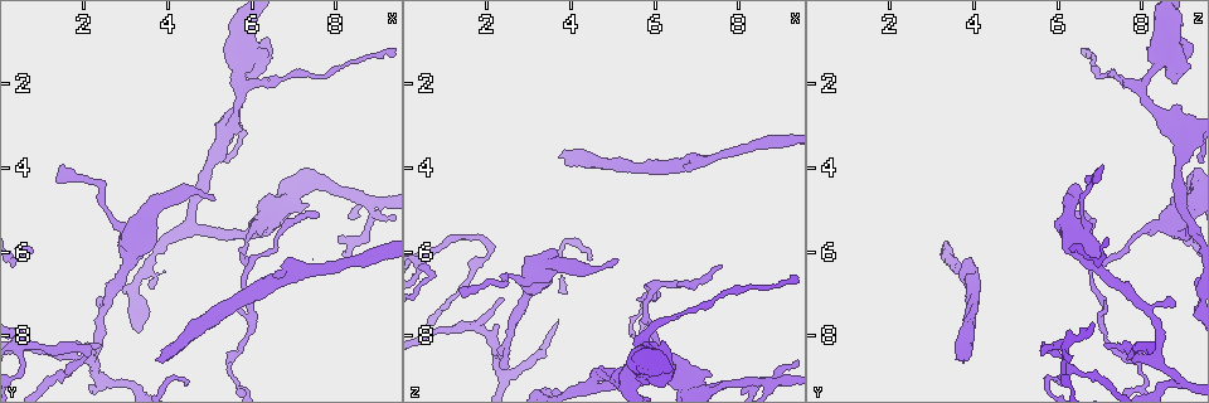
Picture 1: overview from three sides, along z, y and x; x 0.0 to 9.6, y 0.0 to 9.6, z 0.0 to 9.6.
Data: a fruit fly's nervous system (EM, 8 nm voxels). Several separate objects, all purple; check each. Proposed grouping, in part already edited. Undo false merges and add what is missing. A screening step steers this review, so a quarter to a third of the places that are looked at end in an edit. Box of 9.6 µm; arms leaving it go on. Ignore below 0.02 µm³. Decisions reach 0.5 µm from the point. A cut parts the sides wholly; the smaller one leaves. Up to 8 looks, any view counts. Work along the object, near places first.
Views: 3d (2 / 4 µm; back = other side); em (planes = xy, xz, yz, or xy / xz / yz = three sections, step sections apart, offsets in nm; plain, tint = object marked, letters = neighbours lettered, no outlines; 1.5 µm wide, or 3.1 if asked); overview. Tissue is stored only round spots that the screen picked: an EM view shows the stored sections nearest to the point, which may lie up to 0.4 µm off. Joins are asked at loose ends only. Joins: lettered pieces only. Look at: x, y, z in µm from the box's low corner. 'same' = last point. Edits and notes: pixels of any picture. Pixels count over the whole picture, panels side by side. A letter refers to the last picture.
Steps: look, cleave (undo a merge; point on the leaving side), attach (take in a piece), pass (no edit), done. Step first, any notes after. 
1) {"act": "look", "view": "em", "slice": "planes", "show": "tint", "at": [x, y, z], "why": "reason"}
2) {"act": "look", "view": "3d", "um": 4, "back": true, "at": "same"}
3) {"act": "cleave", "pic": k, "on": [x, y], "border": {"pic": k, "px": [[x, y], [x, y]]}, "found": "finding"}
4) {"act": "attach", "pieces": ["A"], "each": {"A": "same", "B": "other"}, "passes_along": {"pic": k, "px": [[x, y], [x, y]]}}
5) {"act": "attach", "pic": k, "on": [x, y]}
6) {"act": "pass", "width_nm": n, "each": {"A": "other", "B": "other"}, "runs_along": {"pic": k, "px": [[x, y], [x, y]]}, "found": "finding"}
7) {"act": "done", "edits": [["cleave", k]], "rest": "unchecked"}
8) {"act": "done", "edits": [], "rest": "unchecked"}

{"act": "look", "view": "3d", "um": 2, "at": [5.65, 1.85, 8.05], "why": "small branch off a trunk"}

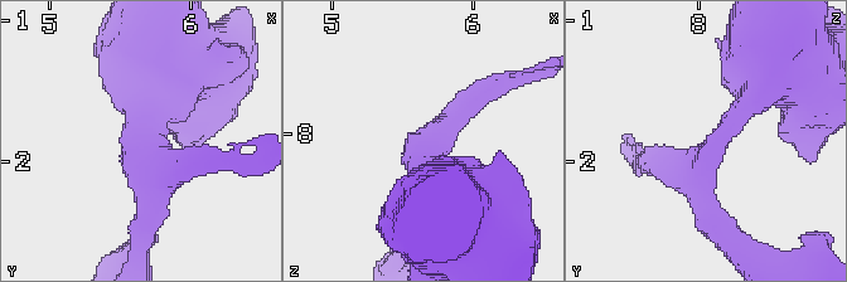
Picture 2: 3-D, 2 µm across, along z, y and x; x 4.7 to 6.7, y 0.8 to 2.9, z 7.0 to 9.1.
{"act": "look", "view": "em", "slice": "xz", "step": 8, "show": "tint", "at": [5.64, 1.90, 8.08], "arms": 3, "why": "need the tissue"}

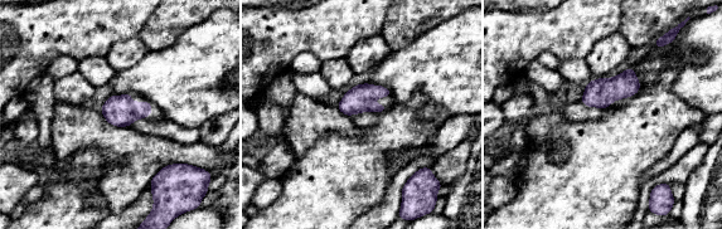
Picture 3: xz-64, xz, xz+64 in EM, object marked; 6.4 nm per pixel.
{"act": "look", "view": "em", "slice": "planes", "show": "letters", "at": "same"}

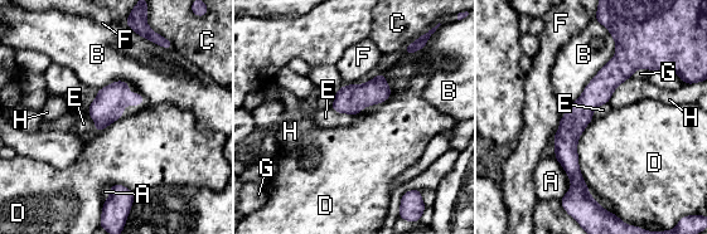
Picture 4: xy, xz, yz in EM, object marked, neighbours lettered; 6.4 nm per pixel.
{"act": "pass", "width_nm": 160, "each": {"A": "other", "B": "other", "C": "other", "D": "other", "E": "other", "F": "other", "G": "other", "H": "other"}, "border": {"pic": 4, "px": [[592, 118], [577, 142], [589, 190]]}, "found": "all the same cell"}

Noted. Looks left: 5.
{"act": "look", "view": "3d", "um": 2, "back": true, "at": [3.75, 8.60, 3.80]}

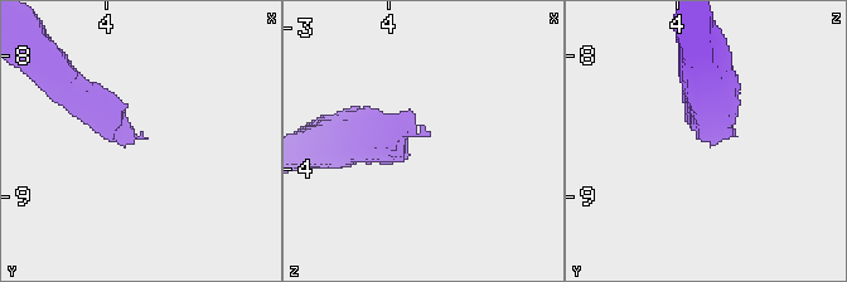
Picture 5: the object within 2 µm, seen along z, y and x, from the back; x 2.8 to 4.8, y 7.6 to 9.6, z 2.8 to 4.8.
{"act": "look", "view": "em", "slice": "planes", "show": "letters", "at": [3.72, 8.58, 3.78], "why": "shape alone is not enough"}

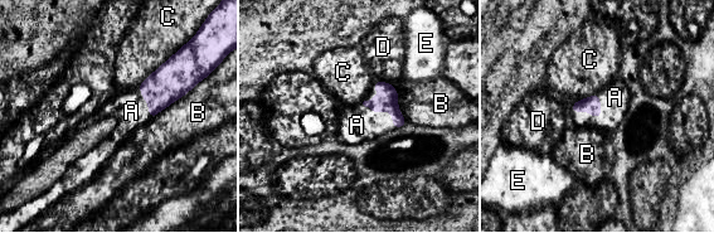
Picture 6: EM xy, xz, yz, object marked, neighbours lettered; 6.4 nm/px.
{"act": "attach", "pieces": ["A"], "each": {"A": "same", "B": "other", "C": "other", "D": "other", "E": "other"}, "passes_along": {"pic": 6, "px": [[387, 100], [375, 111], [356, 125]]}, "found": "the cell continues"}

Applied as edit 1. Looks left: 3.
{"act": "look", "view": "em", "slice": "planes", "show": "letters", "at": [2.35, 8.20, 7.15], "why": "tapers out"}

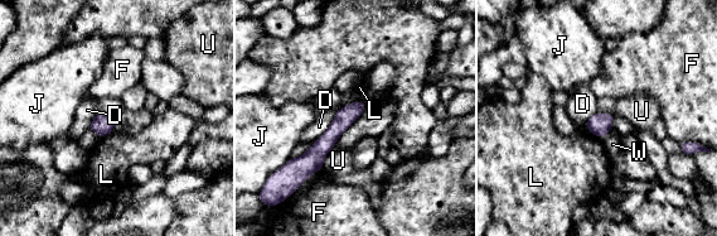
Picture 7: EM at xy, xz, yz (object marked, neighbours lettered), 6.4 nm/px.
{"act": "pass", "each": {"D": "other", "F": "other", "J": "other", "L": "other", "U": "other", "W": "other"}, "border": {"pic": 7, "px": [[358, 100], [344, 105], [314, 143]]}, "found": "none of them fits"}

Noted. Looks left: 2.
{"act": "done", "edits": [["attach", 6]], "rest": "unchecked"}

